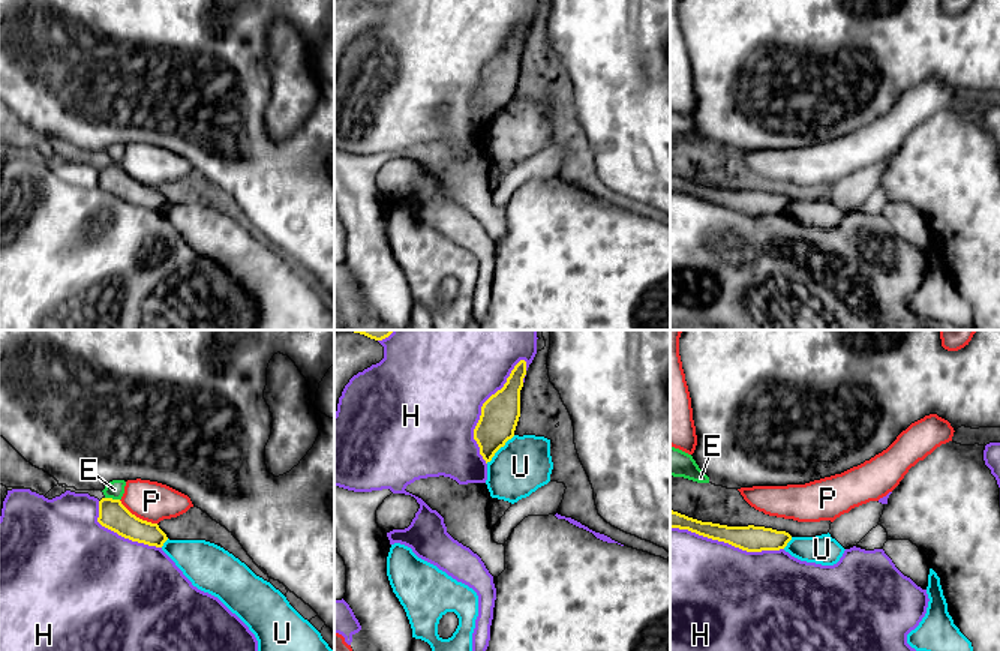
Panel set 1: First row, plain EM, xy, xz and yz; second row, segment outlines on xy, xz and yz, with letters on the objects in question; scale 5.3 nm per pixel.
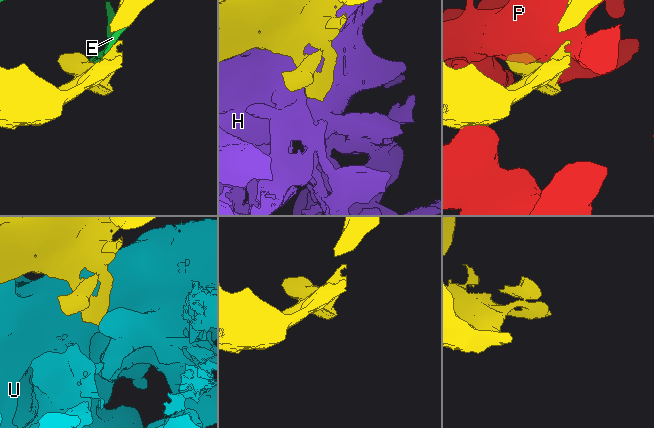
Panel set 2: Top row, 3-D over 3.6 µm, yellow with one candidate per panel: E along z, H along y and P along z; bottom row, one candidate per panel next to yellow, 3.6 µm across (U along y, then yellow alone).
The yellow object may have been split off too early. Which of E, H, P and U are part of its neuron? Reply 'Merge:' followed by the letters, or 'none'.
Merge: none

